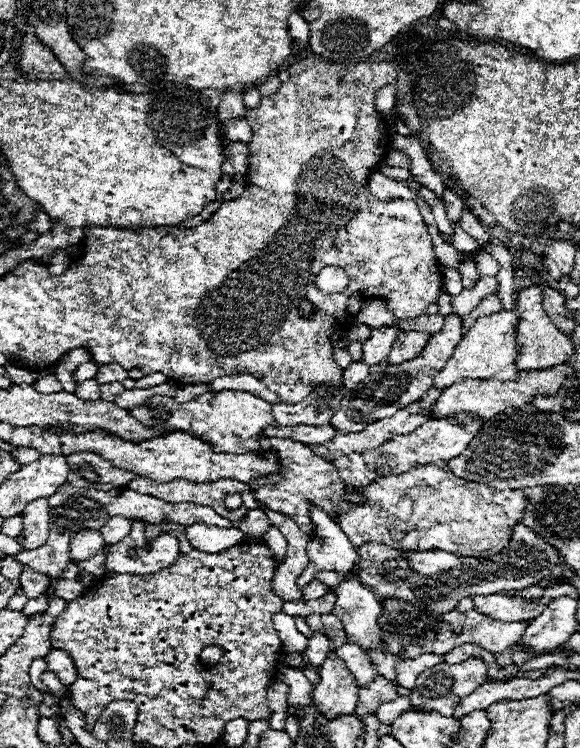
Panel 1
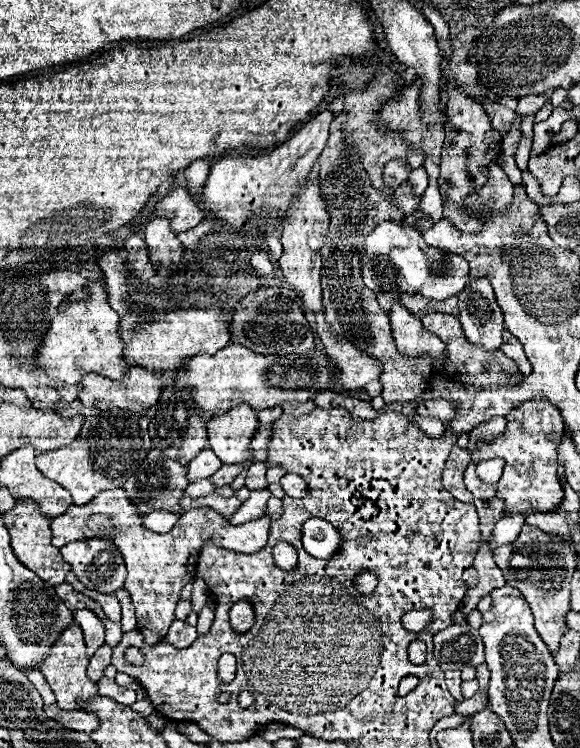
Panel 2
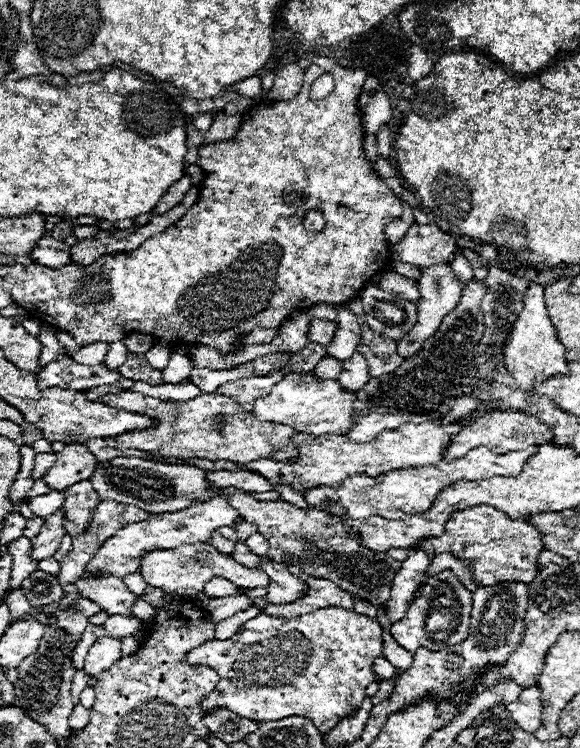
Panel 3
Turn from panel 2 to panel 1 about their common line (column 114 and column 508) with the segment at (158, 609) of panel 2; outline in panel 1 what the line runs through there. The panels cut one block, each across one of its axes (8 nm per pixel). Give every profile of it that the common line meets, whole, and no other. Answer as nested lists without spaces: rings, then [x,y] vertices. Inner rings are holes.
[[[418,466],[404,474],[382,476],[368,486],[350,486],[346,484],[348,492],[356,492],[366,504],[338,504],[338,518],[336,524],[340,530],[350,538],[354,548],[360,548],[366,542],[382,542],[392,548],[400,550],[414,550],[414,552],[428,552],[432,548],[440,548],[444,552],[452,552],[458,556],[476,556],[478,552],[492,550],[500,552],[508,546],[512,538],[514,526],[520,522],[526,506],[526,496],[520,490],[496,490],[488,484],[466,482],[464,478],[454,476],[446,466]]]

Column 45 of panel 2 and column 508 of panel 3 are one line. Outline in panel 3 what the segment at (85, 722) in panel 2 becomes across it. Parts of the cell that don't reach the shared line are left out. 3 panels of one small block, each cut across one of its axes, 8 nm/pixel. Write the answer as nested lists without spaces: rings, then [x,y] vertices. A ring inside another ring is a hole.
[[[536,686],[524,688],[516,702],[508,706],[508,712],[518,722],[518,726],[526,732],[536,732],[542,724],[542,700],[540,690]]]

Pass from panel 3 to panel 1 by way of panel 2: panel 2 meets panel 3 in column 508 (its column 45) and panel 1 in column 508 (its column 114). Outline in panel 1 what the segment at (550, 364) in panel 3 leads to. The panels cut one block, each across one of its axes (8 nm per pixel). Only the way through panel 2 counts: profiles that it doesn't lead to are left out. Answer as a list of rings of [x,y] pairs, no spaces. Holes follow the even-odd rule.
[[[500,310],[492,316],[482,316],[478,318],[472,328],[462,336],[460,344],[454,348],[448,364],[440,374],[436,374],[434,386],[438,388],[448,388],[464,378],[496,378],[496,380],[516,380],[518,378],[518,368],[514,364],[518,344],[516,344],[516,334],[514,334],[514,324],[516,324],[516,310]]]

